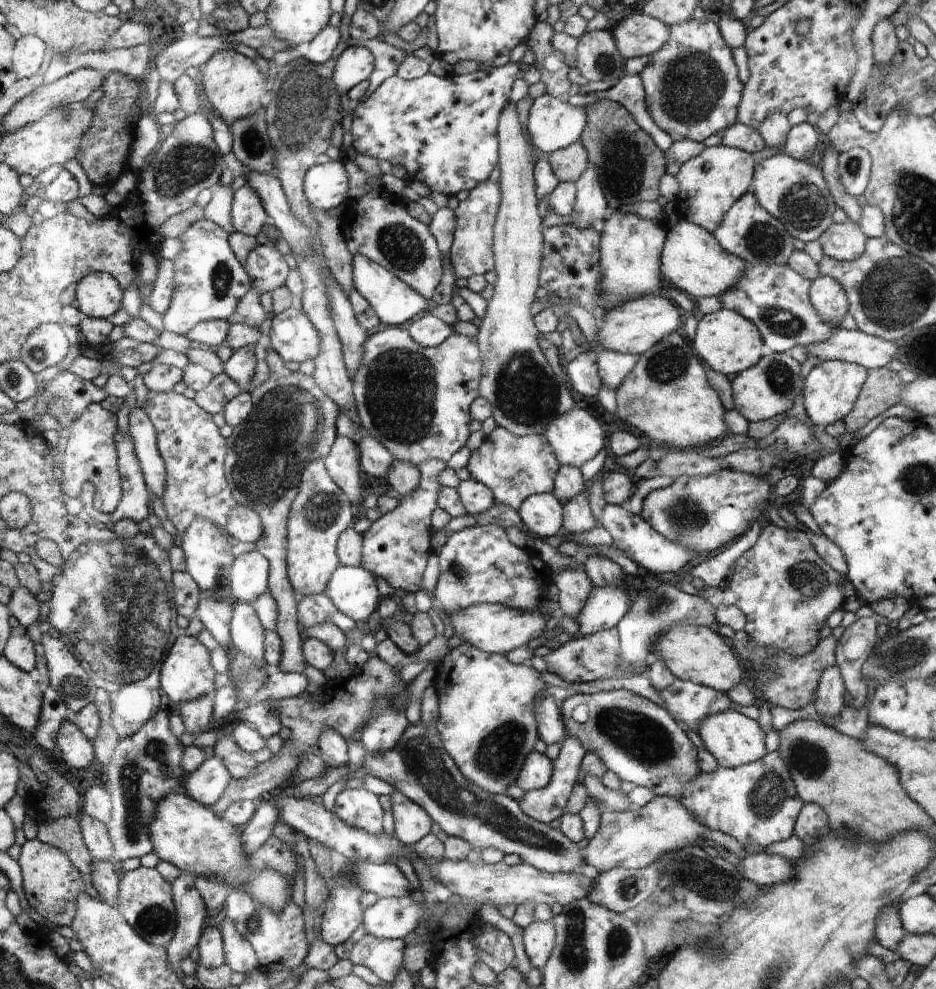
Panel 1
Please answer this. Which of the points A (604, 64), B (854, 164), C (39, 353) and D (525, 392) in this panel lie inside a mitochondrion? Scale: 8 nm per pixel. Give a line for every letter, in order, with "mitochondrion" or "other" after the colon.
A: mitochondrion
B: mitochondrion
C: mitochondrion
D: mitochondrion

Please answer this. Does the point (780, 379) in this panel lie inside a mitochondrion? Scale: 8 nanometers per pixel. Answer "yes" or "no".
yes

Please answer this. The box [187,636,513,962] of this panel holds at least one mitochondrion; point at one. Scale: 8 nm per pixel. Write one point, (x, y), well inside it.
(254, 922)

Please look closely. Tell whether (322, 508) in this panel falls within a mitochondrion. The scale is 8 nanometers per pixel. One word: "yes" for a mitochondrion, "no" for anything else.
yes

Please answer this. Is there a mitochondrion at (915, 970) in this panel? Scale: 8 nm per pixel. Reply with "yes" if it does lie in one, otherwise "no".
no

